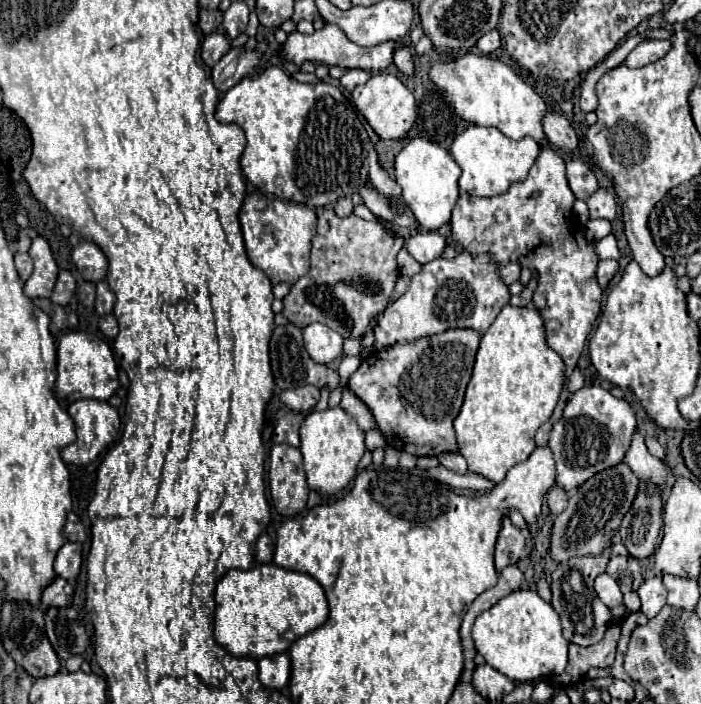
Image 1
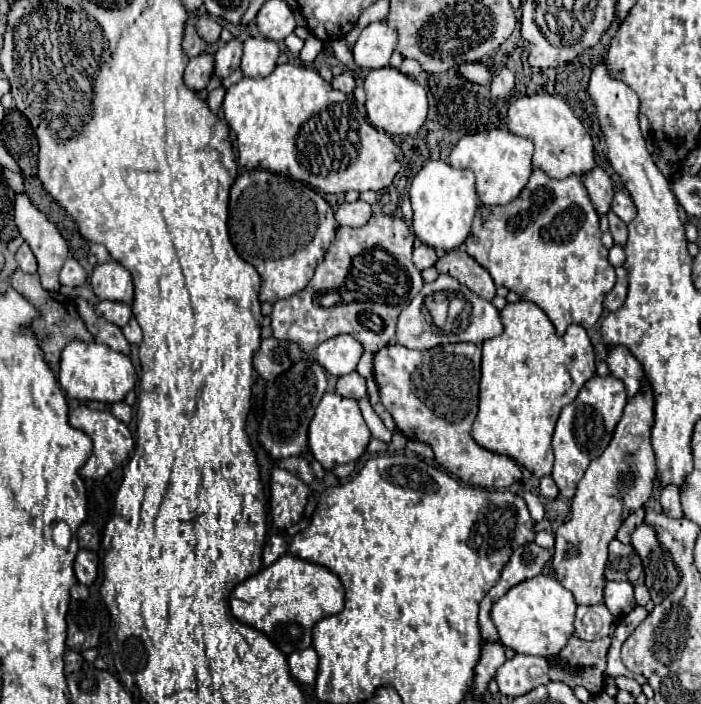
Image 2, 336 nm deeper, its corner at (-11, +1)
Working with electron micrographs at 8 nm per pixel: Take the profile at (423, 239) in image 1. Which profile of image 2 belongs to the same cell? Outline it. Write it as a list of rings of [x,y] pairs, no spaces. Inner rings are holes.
[[[419,242],[419,244],[415,244],[415,250],[413,250],[413,262],[419,270],[425,270],[437,262],[437,254],[431,246]]]

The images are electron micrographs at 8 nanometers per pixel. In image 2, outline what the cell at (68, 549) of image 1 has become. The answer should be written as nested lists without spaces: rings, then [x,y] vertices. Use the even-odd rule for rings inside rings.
[[[79,550],[75,558],[75,576],[81,584],[89,586],[97,578],[97,556],[89,550]]]

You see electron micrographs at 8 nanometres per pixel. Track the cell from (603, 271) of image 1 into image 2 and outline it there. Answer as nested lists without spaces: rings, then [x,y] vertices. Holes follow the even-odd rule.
[[[619,266],[619,268],[615,268],[615,272],[617,272],[617,282],[615,282],[613,290],[605,296],[605,302],[603,302],[607,310],[619,310],[627,296],[627,286],[629,286],[627,270],[623,266]]]

